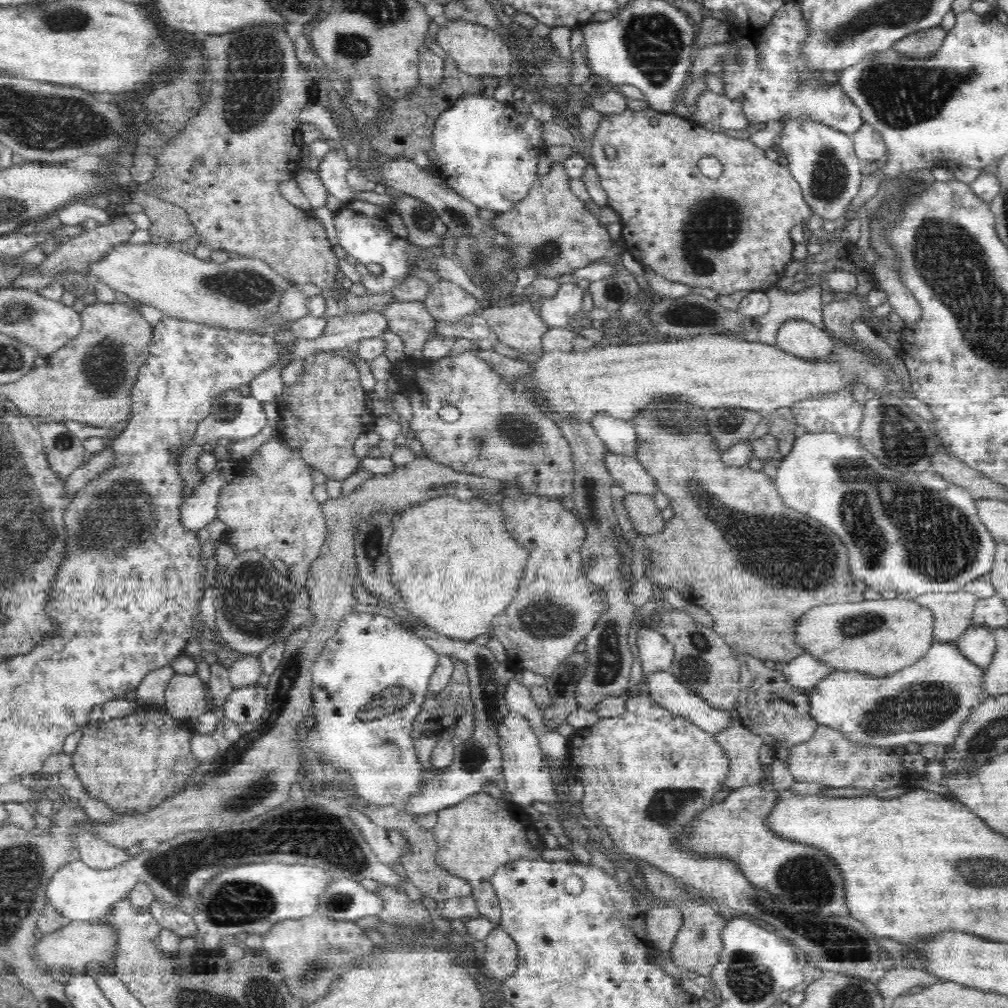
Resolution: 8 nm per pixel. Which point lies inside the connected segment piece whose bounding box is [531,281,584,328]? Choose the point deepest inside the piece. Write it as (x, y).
(557, 312)

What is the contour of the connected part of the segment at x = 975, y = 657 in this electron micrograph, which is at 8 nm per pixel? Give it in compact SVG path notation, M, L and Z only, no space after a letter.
M970 625L964 634L955 640L962 656L970 663L975 664L982 671L990 666L996 652L996 639L992 630L988 627Z

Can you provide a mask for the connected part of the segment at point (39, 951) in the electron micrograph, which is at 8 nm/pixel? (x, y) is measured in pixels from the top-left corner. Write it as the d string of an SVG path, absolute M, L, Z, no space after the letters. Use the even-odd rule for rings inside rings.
M71 921L60 930L46 934L35 944L35 956L48 968L66 968L70 974L83 974L86 964L112 960L119 952L119 935L108 922Z

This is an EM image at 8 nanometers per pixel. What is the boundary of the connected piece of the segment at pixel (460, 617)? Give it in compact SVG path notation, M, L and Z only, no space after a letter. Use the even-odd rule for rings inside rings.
M442 495L442 496L440 496L440 497L436 497L436 498L432 498L432 499L429 499L429 500L426 500L426 501L425 501L425 502L424 502L424 503L422 503L422 504L414 504L414 506L412 506L412 507L410 507L410 508L408 508L408 509L404 509L404 510L403 510L403 511L401 511L401 512L400 512L400 514L399 514L399 518L398 518L398 519L397 519L397 520L396 520L396 521L395 521L395 522L394 522L394 523L393 523L393 525L394 525L394 528L393 528L393 532L392 532L392 534L391 534L391 537L390 537L390 540L389 540L389 544L388 544L388 555L389 555L389 579L390 579L390 583L391 583L391 584L392 584L392 585L393 585L393 587L396 587L396 590L397 590L397 596L396 596L396 598L398 598L398 594L400 594L400 596L402 596L402 600L404 600L404 606L398 606L398 600L396 600L396 598L395 598L395 599L394 599L394 600L393 600L393 604L394 604L394 605L397 605L397 607L398 607L398 608L399 608L399 609L401 609L401 611L403 611L403 614L404 614L404 615L405 615L405 616L407 616L407 617L408 617L408 618L409 618L409 617L410 617L410 618L415 618L415 619L416 619L416 620L418 620L418 621L419 621L419 622L423 622L423 623L424 623L424 624L425 624L425 625L426 625L426 626L427 626L427 627L428 627L428 628L429 628L429 629L430 629L430 630L433 630L433 631L434 631L434 632L435 632L435 633L436 633L436 634L441 634L441 635L442 635L442 636L446 636L446 637L448 637L448 638L449 638L449 639L454 639L454 640L459 640L459 641L461 641L461 642L462 642L462 643L470 643L470 640L474 640L474 638L478 638L478 636L480 636L480 634L486 634L486 632L489 632L489 631L491 631L491 630L492 630L492 628L491 628L491 627L492 627L492 624L493 624L493 623L494 623L494 621L495 621L495 618L496 618L496 617L497 617L497 616L498 616L498 615L500 615L500 614L501 614L501 613L502 613L502 612L504 612L504 610L505 610L505 609L506 609L506 608L508 608L508 606L509 606L509 605L510 605L510 604L511 604L511 603L512 603L512 602L513 602L513 600L514 600L514 597L515 597L515 596L516 596L516 593L517 593L517 588L518 588L518 584L520 584L520 576L523 576L523 574L524 574L524 570L525 570L525 564L526 564L526 562L527 562L527 560L528 560L528 558L529 558L529 555L528 555L528 552L527 552L527 551L524 551L524 548L521 548L521 546L520 546L520 544L517 544L517 543L516 543L516 541L514 541L514 540L513 540L513 539L512 539L512 537L511 537L511 536L510 536L510 535L509 535L509 532L508 532L508 531L507 531L507 530L505 530L505 527L504 527L504 526L502 526L502 516L501 516L501 511L500 511L500 510L498 510L498 505L497 505L497 504L488 504L488 503L487 503L487 502L486 502L486 501L485 501L485 500L483 500L483 499L482 499L482 498L477 498L477 497L473 497L473 498L470 498L470 499L466 499L466 500L460 500L460 499L459 499L459 498L458 498L458 497L456 497L456 496L450 496L450 495Z

